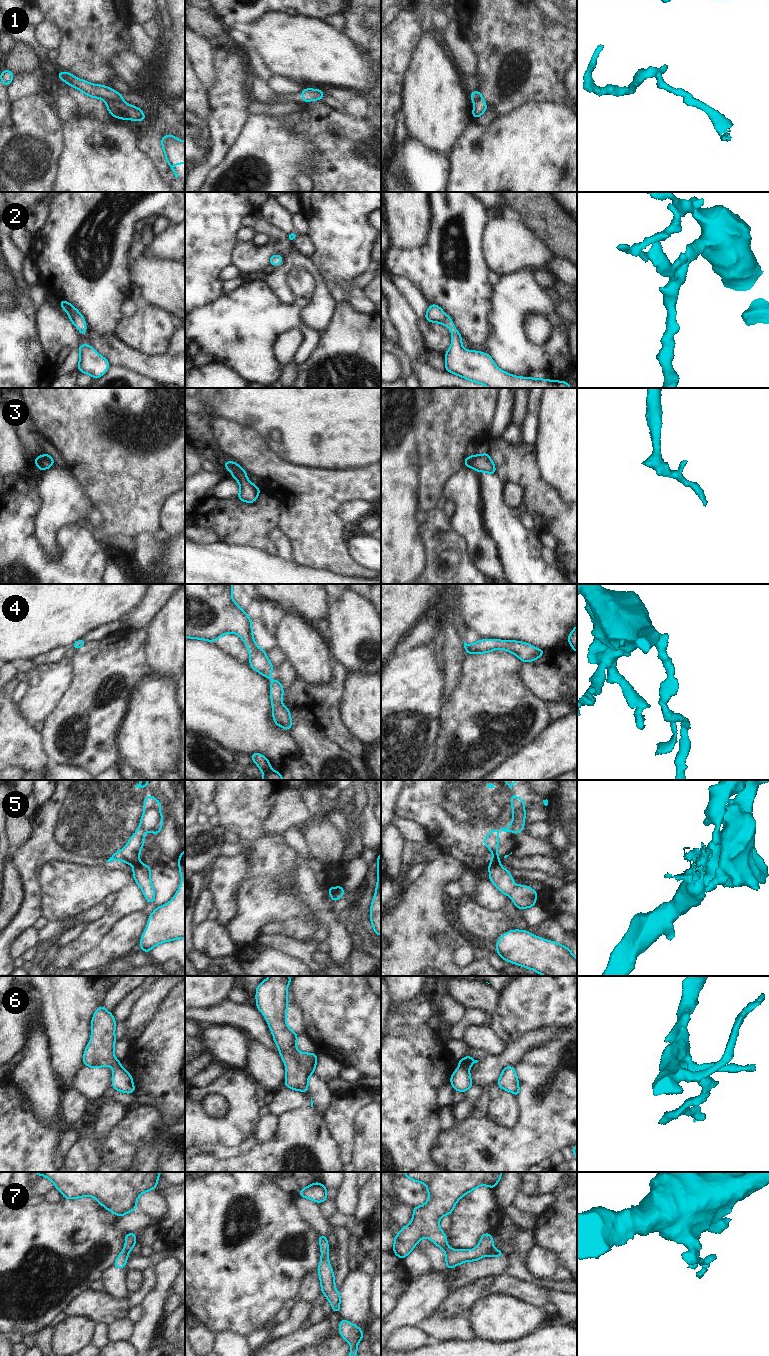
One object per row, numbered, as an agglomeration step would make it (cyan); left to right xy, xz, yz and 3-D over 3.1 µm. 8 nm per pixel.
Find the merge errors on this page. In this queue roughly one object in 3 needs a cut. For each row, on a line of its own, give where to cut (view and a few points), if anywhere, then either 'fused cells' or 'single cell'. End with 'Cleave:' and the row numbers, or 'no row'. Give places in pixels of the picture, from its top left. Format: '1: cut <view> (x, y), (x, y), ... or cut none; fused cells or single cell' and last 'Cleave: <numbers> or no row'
1: cut xy (122, 100), (106, 102); fused cells
2: cut none; single cell
3: cut none; single cell
4: cut none; single cell
5: cut yz (499, 863), (489, 868); fused cells
6: cut none; single cell
7: cut none; single cell
Cleave: 1, 5

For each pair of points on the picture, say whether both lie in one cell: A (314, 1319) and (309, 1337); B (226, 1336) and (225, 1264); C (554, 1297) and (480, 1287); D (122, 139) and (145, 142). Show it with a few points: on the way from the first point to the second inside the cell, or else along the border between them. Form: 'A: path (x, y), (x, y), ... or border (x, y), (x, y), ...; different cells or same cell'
A: border (326, 1316), (320, 1322), (311, 1326); different cells
B: border (215, 1332), (230, 1330), (241, 1333), (246, 1337); different cells
C: border (547, 1289), (549, 1301); different cells
D: border (137, 137), (137, 146), (150, 160); different cells

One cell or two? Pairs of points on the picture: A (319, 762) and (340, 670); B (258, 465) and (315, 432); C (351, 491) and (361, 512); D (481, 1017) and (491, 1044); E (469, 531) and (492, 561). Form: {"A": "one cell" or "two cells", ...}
{"A": "two cells", "B": "two cells", "C": "two cells", "D": "two cells", "E": "one cell"}

